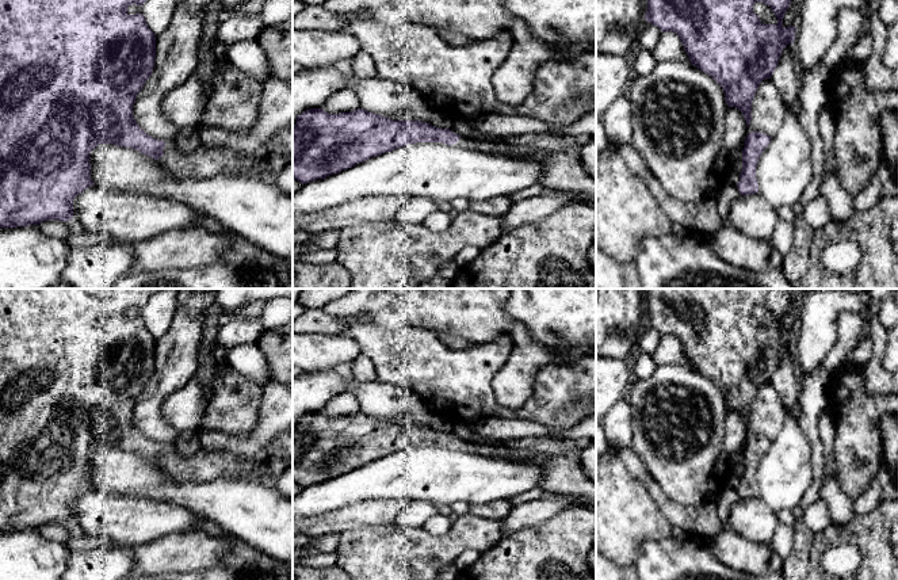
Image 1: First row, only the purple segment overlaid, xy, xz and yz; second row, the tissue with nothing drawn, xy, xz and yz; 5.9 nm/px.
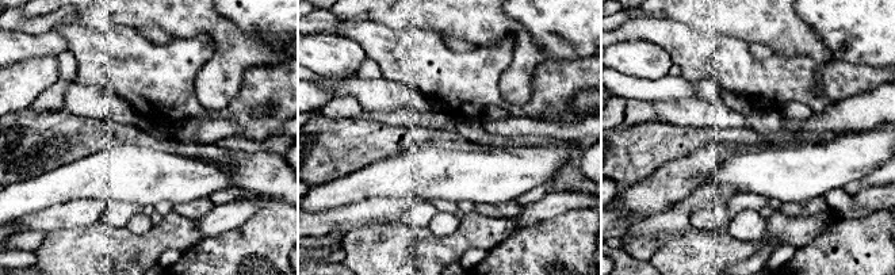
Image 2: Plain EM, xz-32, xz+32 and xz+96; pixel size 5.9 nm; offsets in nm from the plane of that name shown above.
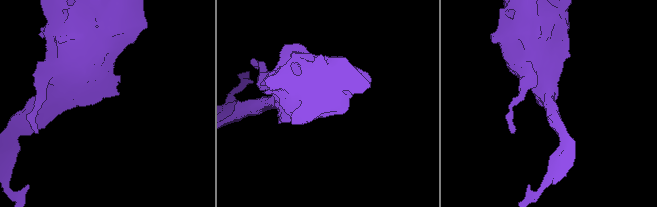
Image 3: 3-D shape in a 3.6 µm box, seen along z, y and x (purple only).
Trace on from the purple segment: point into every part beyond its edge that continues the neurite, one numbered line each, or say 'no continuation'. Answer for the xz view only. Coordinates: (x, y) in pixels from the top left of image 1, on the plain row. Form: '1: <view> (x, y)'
1: xz (463, 446)

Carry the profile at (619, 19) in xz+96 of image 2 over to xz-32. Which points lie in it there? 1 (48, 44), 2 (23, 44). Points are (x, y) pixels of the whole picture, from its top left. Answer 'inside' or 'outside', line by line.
1: outside
2: outside

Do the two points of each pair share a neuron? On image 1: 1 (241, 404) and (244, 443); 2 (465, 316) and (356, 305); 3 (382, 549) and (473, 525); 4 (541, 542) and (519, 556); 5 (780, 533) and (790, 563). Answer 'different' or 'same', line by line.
1: different
2: same
3: same
4: same
5: different

